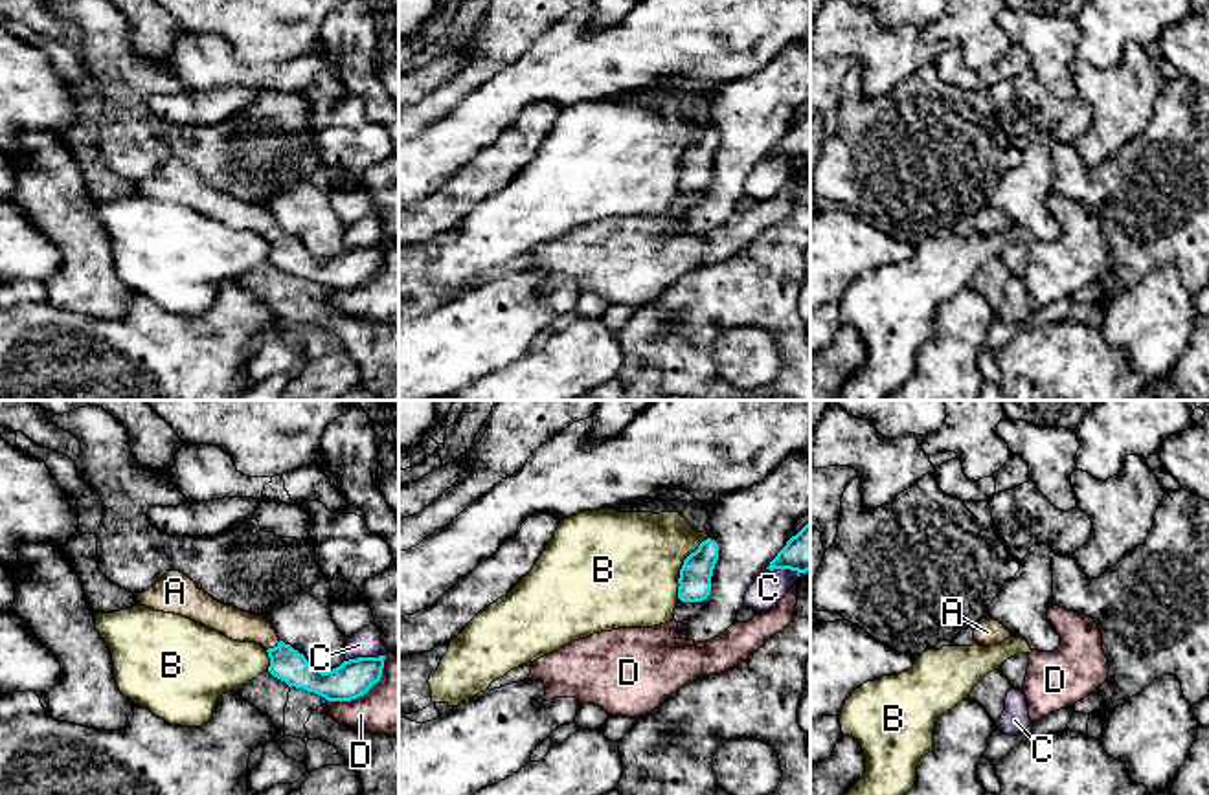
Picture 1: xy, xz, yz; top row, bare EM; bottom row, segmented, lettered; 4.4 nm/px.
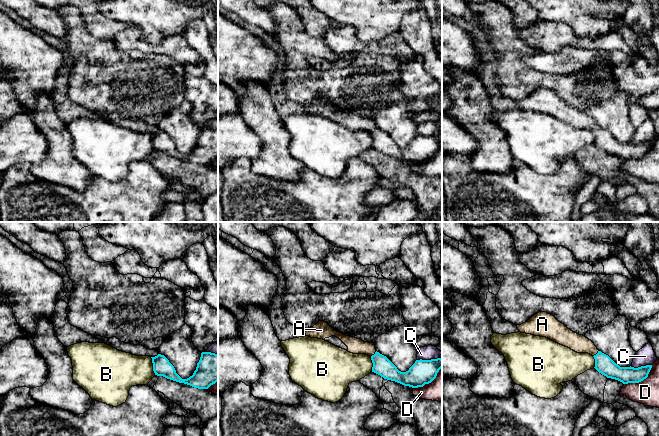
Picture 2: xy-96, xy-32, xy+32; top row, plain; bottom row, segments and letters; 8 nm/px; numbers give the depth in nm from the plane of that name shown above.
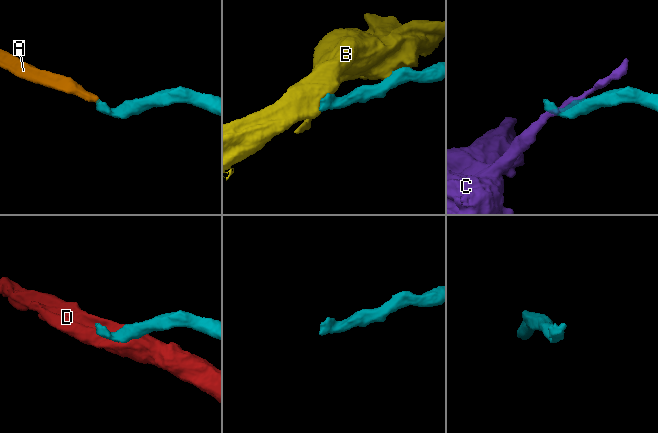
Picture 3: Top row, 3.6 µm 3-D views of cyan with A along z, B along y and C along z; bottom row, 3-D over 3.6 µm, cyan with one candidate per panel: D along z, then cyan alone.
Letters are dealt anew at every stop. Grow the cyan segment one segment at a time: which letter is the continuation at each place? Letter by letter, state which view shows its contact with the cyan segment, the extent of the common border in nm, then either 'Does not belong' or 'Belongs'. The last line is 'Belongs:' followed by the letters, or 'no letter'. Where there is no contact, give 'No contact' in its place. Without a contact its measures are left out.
A: Touches cyan in xy. Shared border 80 nm. Belongs
B: Touches cyan in xz. Shared border 300 nm. Does not belong
C: Touches cyan in xy. Shared border 190 nm. Does not belong
D: Touches cyan in xy. Shared border 320 nm. Does not belong
Belongs: A

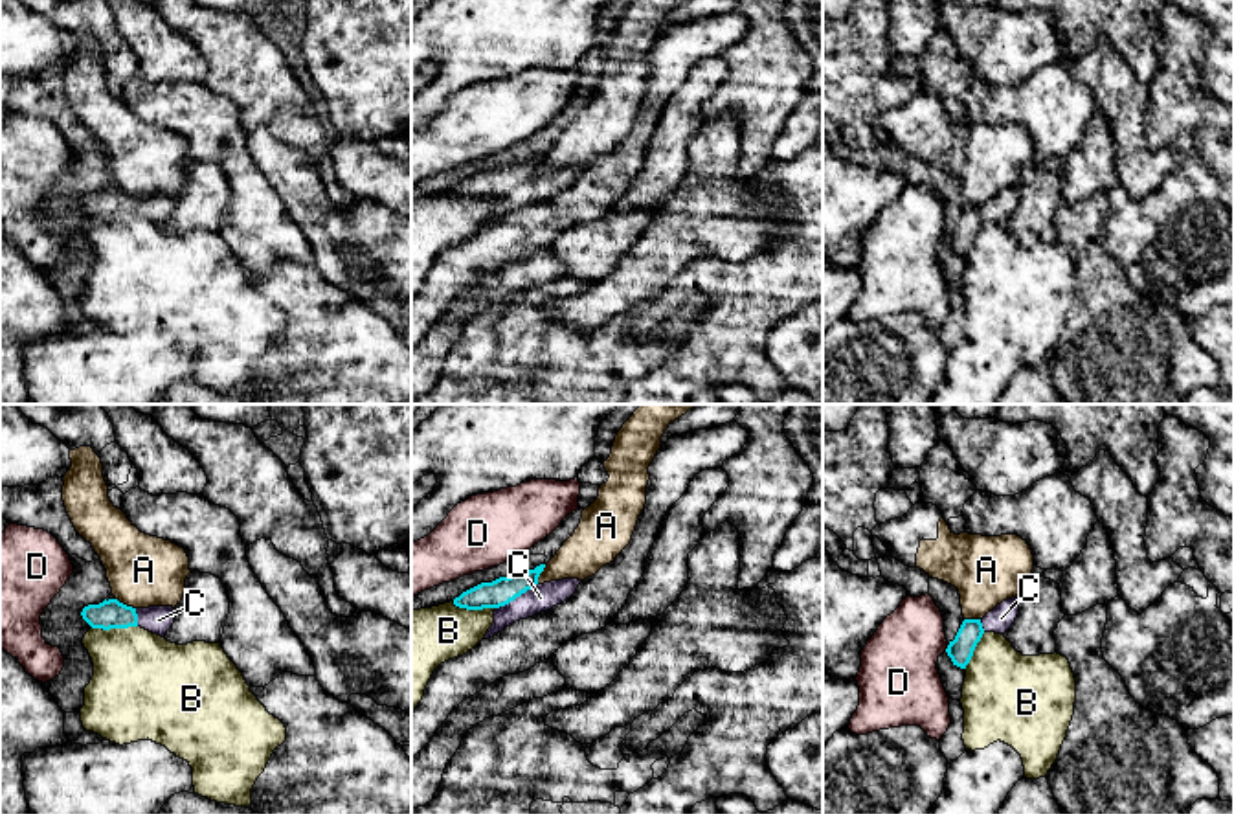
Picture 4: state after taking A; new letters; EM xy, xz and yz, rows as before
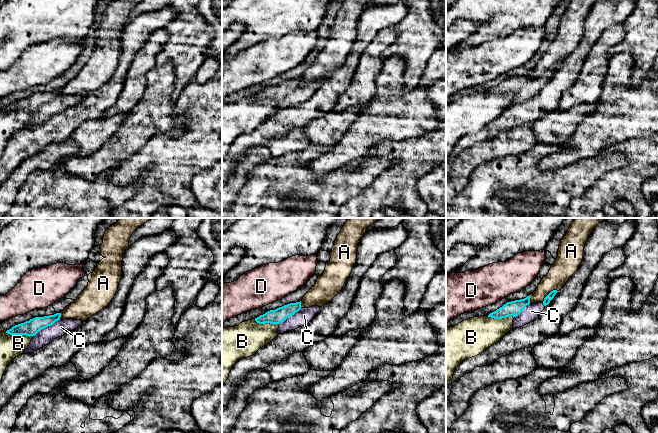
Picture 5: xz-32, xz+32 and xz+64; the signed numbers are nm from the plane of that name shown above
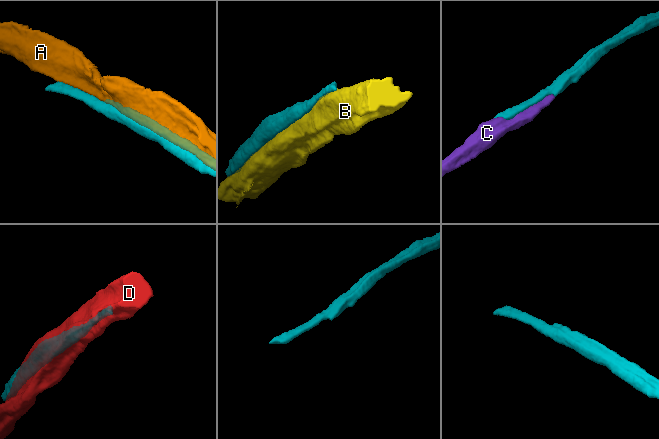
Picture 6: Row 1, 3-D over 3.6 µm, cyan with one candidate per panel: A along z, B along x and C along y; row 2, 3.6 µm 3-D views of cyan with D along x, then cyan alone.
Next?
A: Touches cyan in xy. Shared border 100 nm. Does not belong
B: Touches cyan in xy. Shared border 200 nm. Does not belong
C: Touches cyan in xz. Shared border 220 nm. Belongs
D: Touches cyan in yz. Shared border 30 nm. Does not belong
Belongs: C

